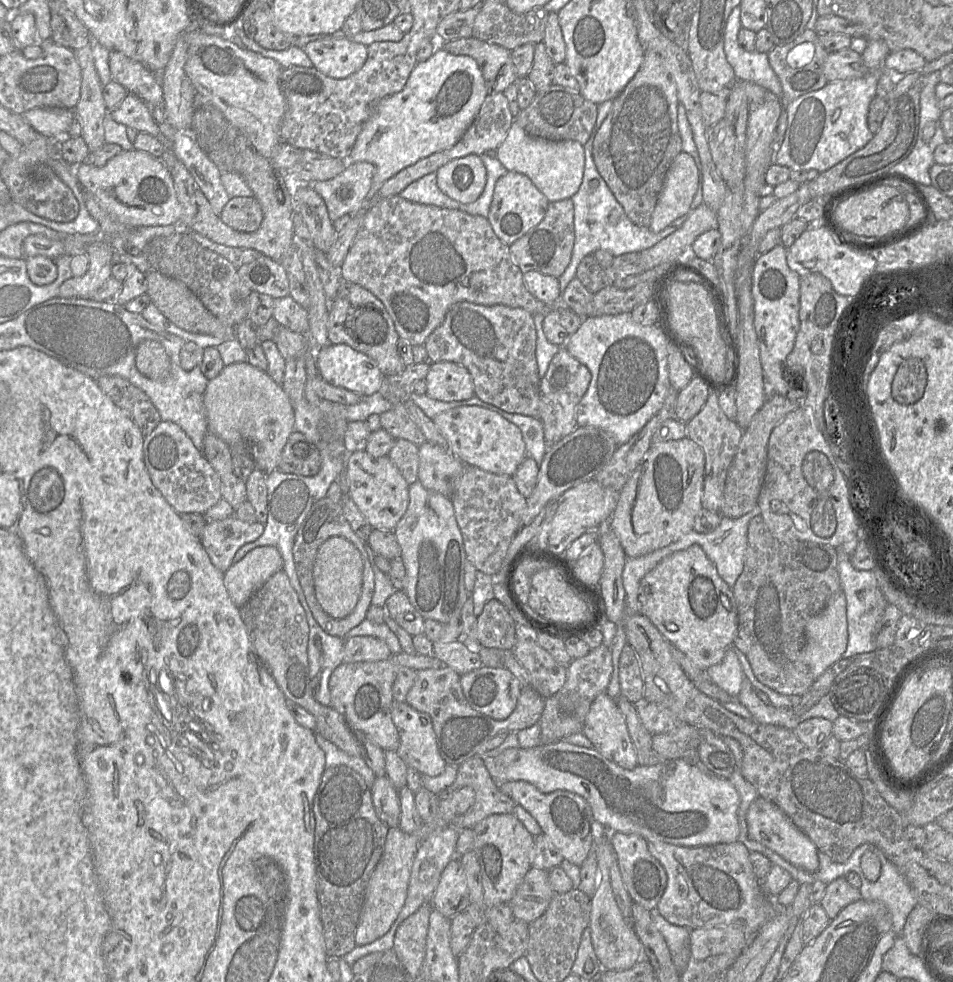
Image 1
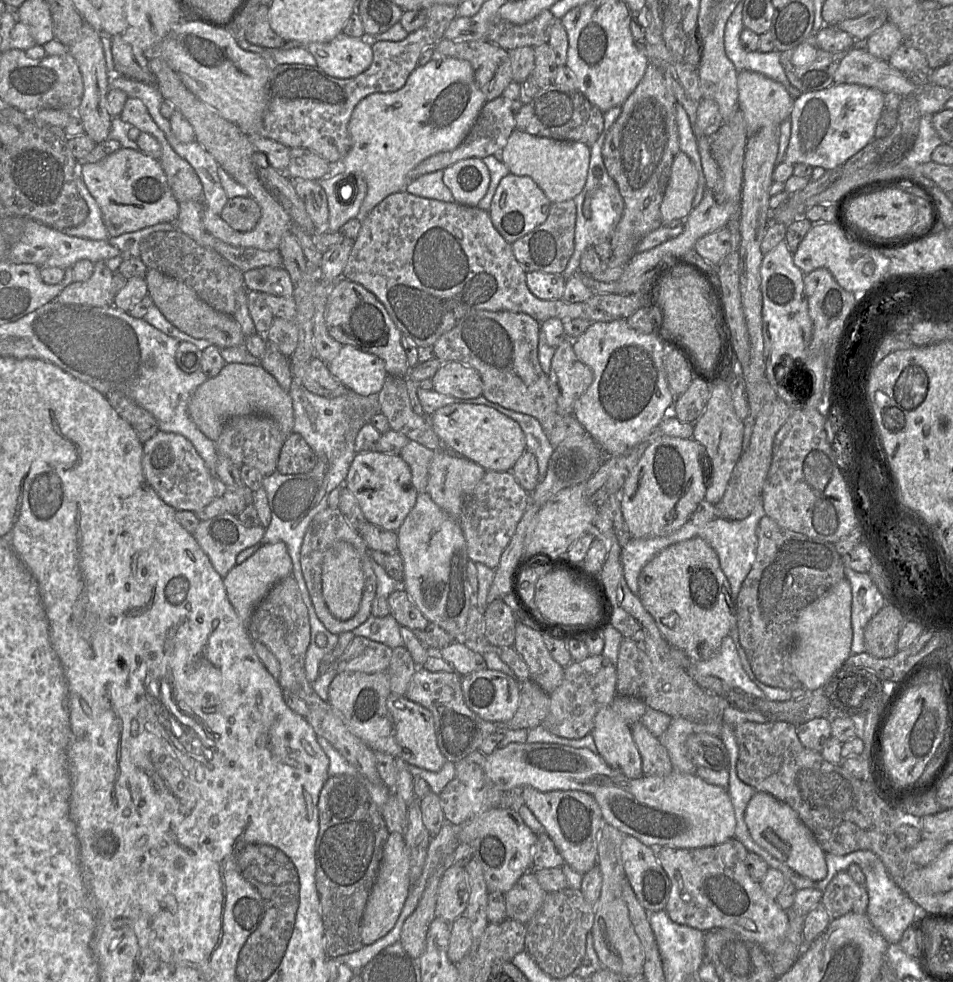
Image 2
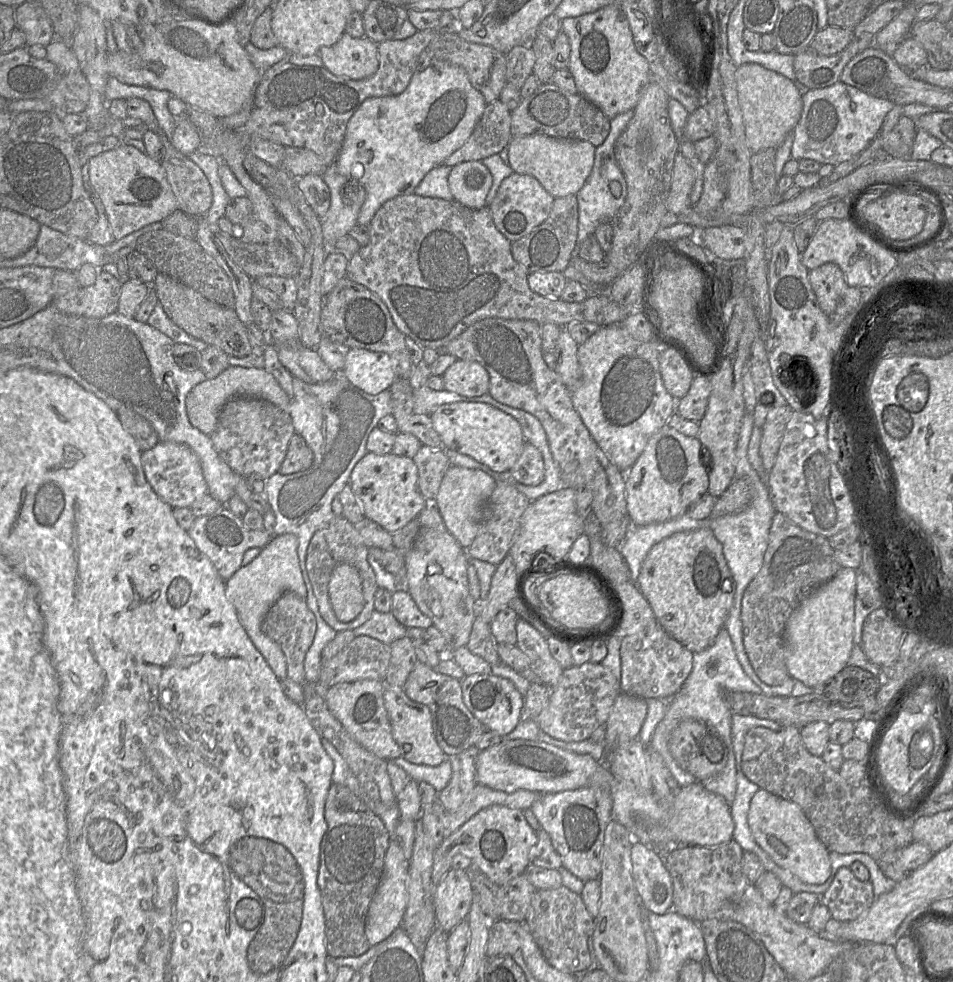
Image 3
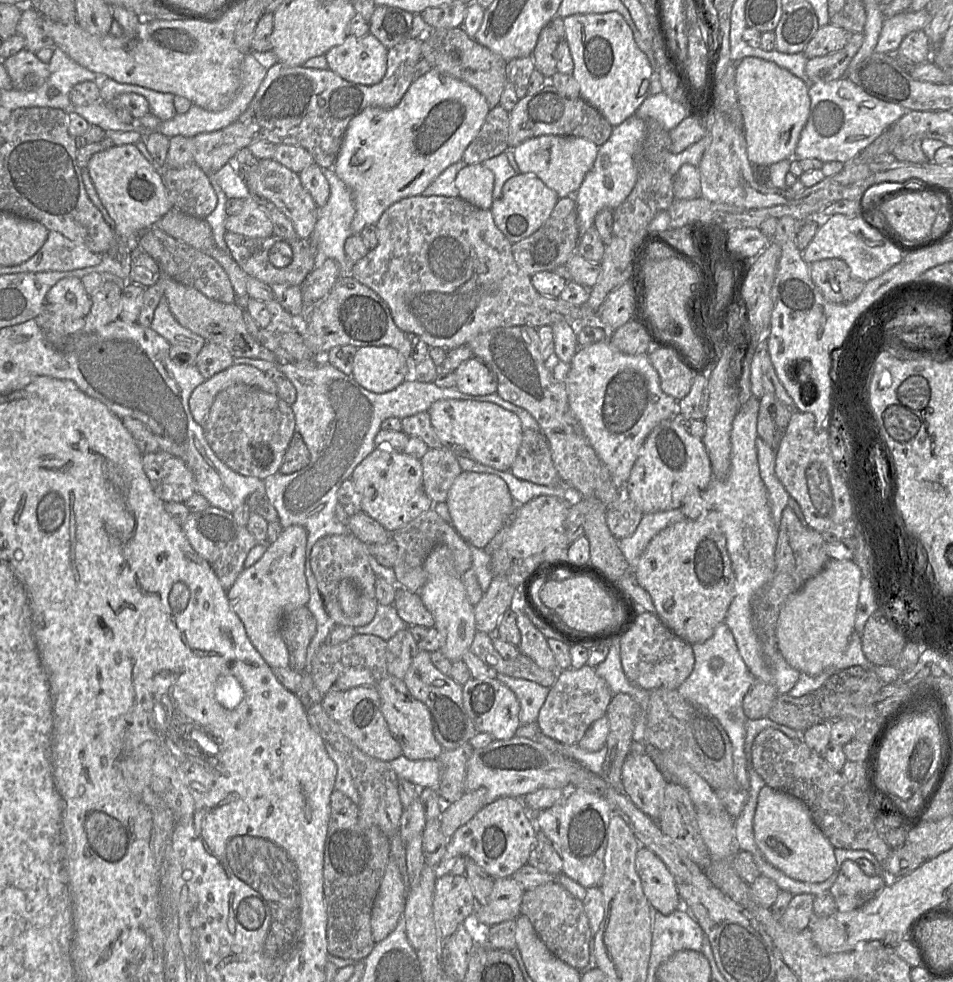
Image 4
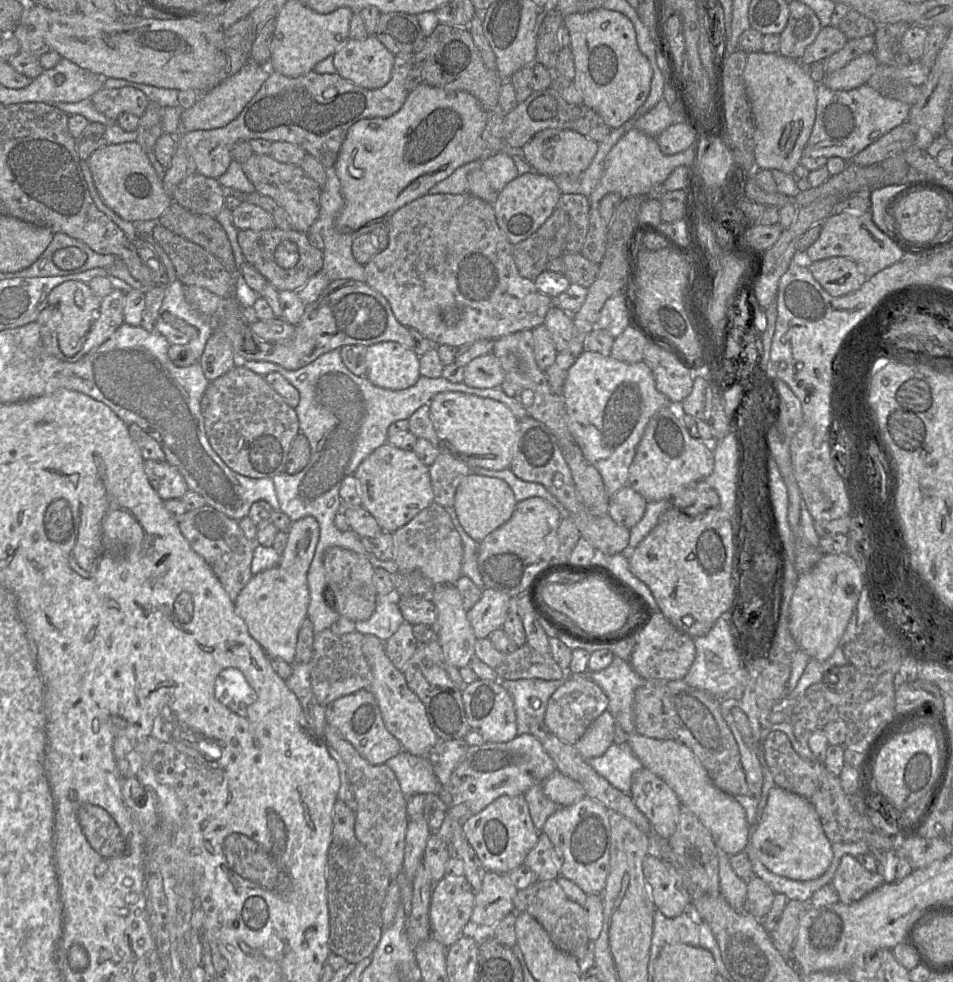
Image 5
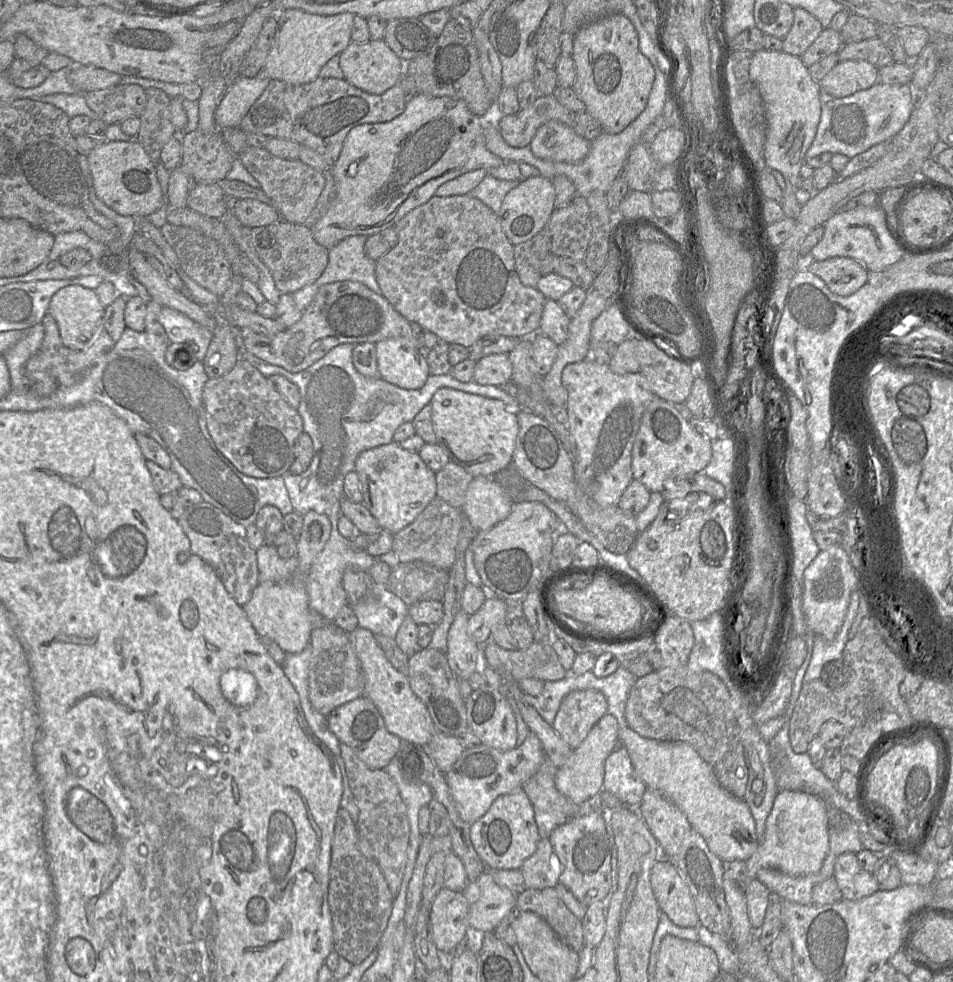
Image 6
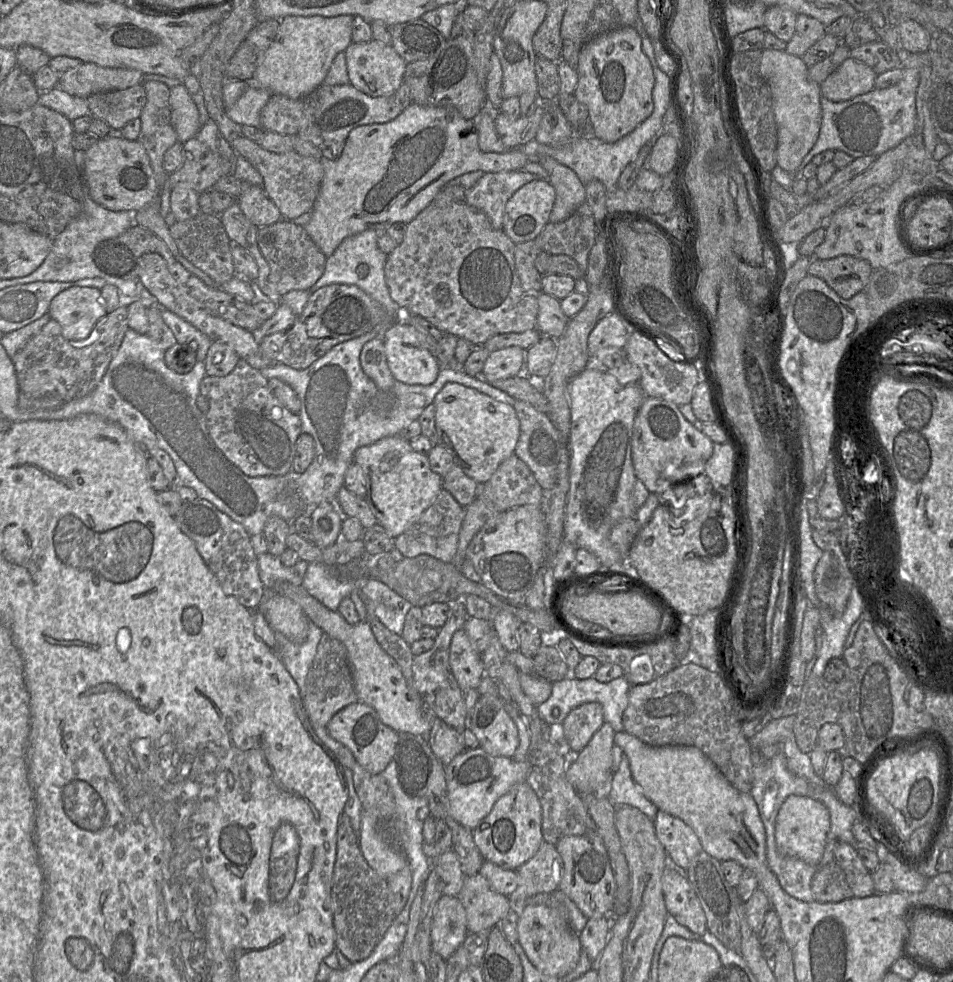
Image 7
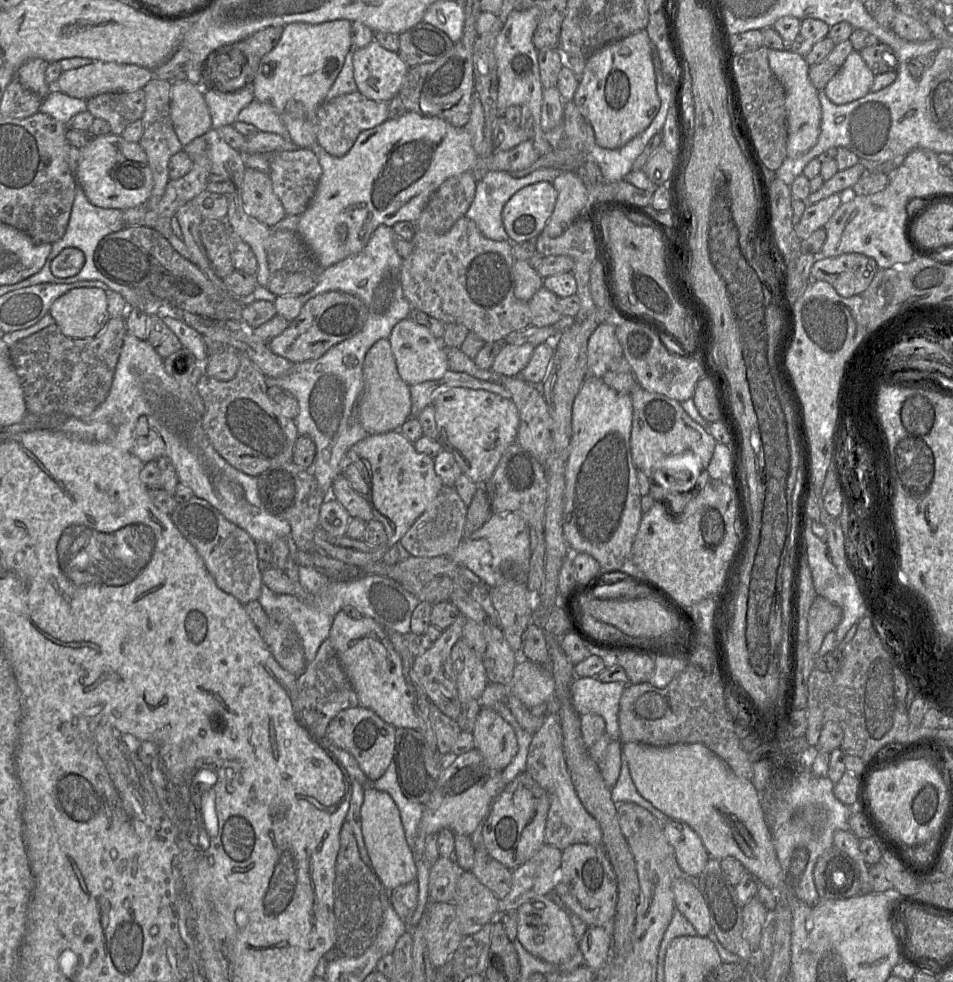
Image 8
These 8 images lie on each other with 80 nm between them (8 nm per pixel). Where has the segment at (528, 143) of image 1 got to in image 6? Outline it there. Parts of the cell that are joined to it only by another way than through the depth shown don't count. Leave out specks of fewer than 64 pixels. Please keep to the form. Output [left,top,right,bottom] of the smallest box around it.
[529,120,590,163]

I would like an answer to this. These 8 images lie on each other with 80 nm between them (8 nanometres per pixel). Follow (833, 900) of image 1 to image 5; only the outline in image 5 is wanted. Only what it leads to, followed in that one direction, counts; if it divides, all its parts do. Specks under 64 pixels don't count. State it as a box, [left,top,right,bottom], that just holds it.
[831,855,885,904]

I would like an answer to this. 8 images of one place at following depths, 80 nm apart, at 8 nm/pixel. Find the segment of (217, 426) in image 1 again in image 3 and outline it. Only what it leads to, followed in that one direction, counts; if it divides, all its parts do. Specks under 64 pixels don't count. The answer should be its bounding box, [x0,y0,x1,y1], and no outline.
[185,366,291,436]

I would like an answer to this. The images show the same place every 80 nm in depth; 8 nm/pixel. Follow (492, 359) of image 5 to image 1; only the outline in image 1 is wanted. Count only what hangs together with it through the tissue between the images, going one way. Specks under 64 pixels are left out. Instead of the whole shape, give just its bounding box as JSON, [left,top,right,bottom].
[424,363,474,402]

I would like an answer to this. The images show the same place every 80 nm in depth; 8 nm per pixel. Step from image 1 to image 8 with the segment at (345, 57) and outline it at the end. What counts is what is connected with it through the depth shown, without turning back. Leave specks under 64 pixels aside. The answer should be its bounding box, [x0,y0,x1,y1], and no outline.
[353,40,408,104]

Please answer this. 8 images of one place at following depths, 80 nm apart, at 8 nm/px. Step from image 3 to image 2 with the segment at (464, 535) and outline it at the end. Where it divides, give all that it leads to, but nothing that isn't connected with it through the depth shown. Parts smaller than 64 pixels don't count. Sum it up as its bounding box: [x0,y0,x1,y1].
[426,451,486,520]

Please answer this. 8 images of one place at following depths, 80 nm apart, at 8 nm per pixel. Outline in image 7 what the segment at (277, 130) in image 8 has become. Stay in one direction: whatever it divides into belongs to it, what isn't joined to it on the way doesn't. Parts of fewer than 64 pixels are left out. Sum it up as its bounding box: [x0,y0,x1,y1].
[226,85,271,128]

